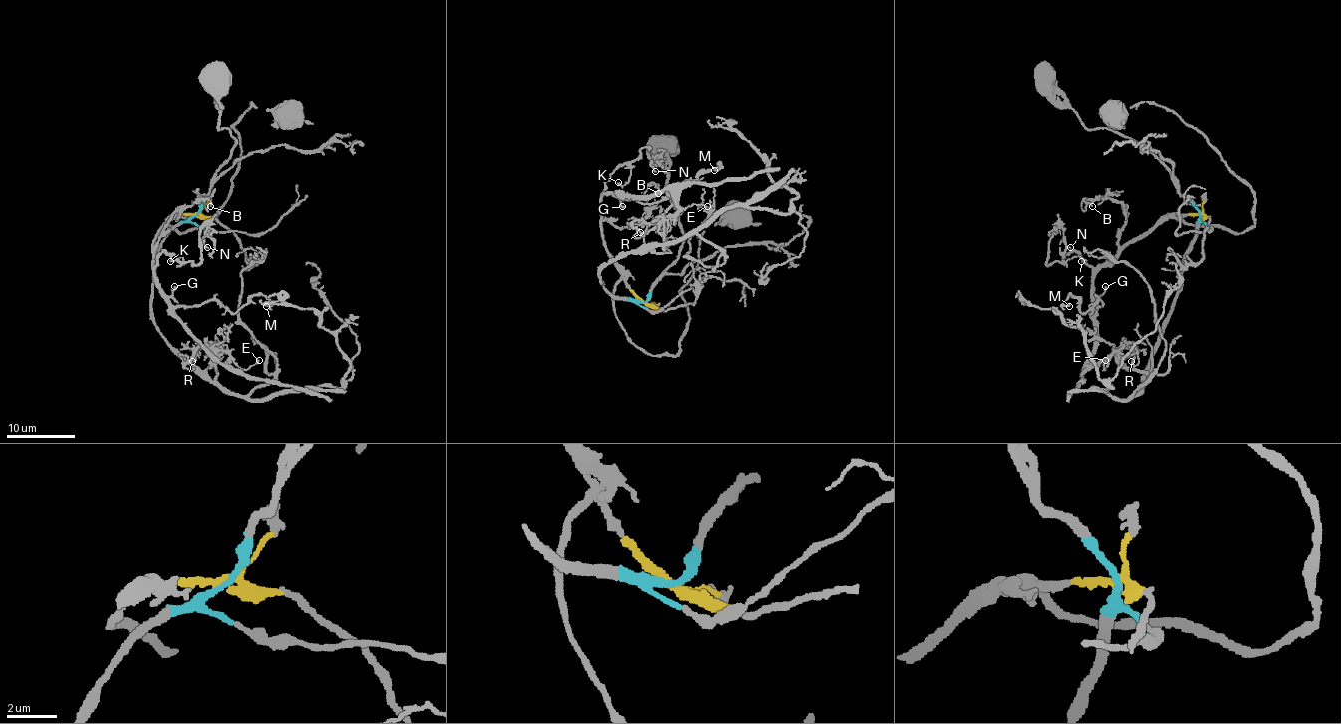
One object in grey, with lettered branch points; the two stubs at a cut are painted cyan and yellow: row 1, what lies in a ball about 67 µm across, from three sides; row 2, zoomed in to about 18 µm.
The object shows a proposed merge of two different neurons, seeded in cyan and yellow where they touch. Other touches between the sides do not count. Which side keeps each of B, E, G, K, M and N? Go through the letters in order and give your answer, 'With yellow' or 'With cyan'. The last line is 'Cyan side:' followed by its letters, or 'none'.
B: With yellow
E: With yellow
G: With yellow
K: With yellow
M: With yellow
N: With yellow
Cyan side: none

